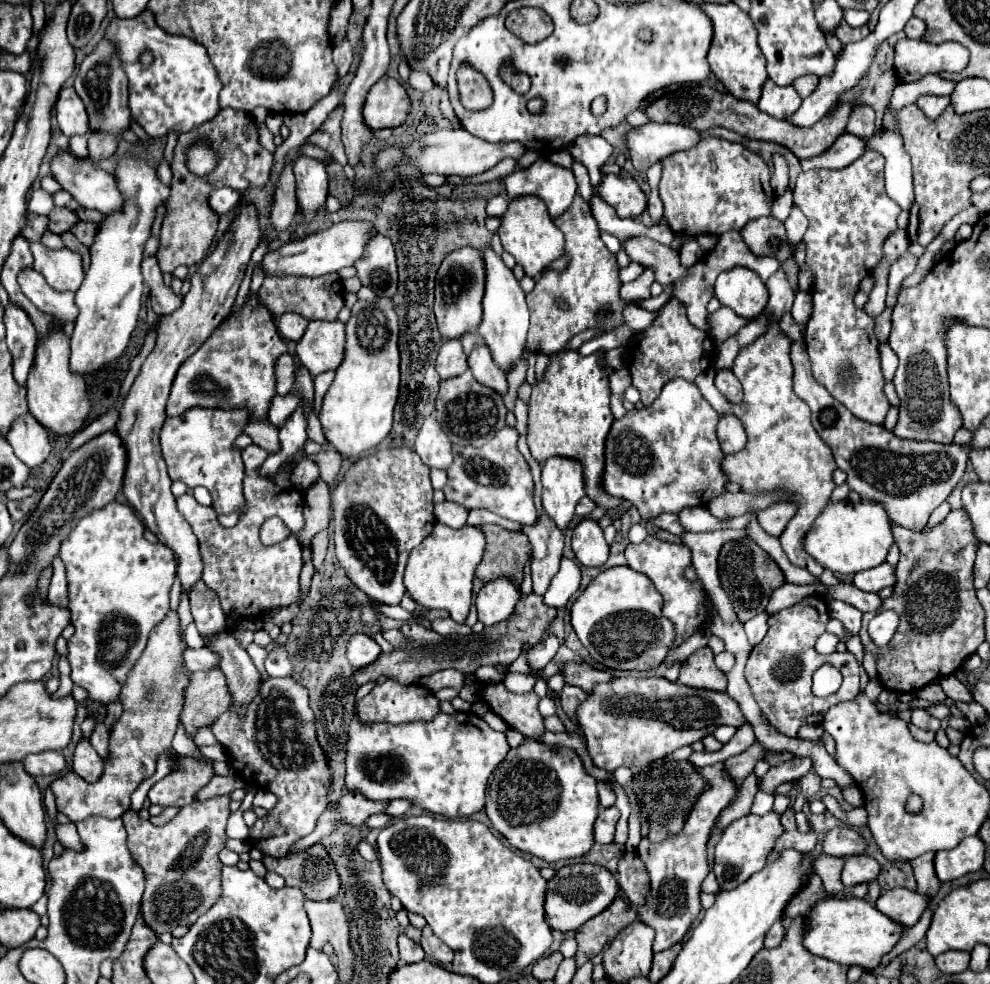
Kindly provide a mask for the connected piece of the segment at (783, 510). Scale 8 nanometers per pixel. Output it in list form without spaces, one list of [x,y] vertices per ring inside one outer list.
[[[778,502],[778,504],[772,504],[760,512],[756,512],[758,516],[758,524],[772,536],[780,536],[780,532],[784,532],[788,520],[792,518],[792,512],[794,512],[794,506],[788,504],[788,502]]]

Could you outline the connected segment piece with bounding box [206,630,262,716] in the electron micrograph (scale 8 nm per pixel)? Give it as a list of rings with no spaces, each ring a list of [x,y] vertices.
[[[224,630],[206,646],[222,656],[220,670],[224,672],[228,690],[232,694],[230,708],[236,708],[238,716],[244,716],[248,704],[256,698],[256,692],[260,692],[260,684],[262,684],[260,672],[256,670],[248,652],[238,646],[230,630]]]

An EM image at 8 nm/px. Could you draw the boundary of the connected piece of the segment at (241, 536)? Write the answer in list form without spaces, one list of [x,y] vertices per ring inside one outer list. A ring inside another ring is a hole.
[[[250,444],[244,450],[244,496],[248,502],[248,512],[234,528],[224,528],[218,522],[216,512],[198,504],[192,494],[186,492],[176,498],[178,512],[190,524],[200,542],[200,552],[204,558],[202,580],[218,594],[226,616],[236,614],[240,618],[262,618],[266,612],[280,606],[290,606],[298,600],[298,576],[302,570],[302,544],[298,540],[298,532],[304,528],[304,494],[292,484],[290,472],[284,468],[270,476],[260,474],[260,466],[268,456],[270,454],[256,444]],[[272,516],[278,516],[290,534],[278,544],[264,546],[260,542],[260,526]]]

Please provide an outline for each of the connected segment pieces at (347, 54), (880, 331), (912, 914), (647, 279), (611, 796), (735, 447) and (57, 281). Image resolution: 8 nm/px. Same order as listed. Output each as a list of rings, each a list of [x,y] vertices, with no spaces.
[[[344,36],[344,40],[338,46],[334,46],[334,62],[336,62],[338,74],[342,78],[348,72],[350,62],[352,62],[352,46],[350,46],[350,42],[348,42],[346,36]]]
[[[886,308],[886,310],[876,318],[874,332],[876,332],[878,342],[886,342],[886,340],[888,340],[888,336],[890,336],[890,314],[892,314],[892,310],[890,310],[890,308]]]
[[[892,888],[876,900],[876,908],[890,920],[896,920],[896,924],[900,924],[902,928],[914,926],[926,904],[928,902],[924,900],[924,896],[906,888]]]
[[[645,268],[644,272],[636,280],[621,286],[620,296],[622,300],[630,302],[637,298],[650,298],[650,289],[654,281],[654,272],[651,268]]]
[[[602,784],[598,785],[598,798],[600,804],[604,806],[604,808],[608,808],[608,806],[612,806],[612,804],[616,802],[616,795],[614,792]]]
[[[728,414],[728,416],[720,418],[720,422],[718,422],[718,440],[720,440],[722,450],[726,454],[734,454],[734,452],[744,448],[746,432],[744,432],[744,424],[740,422],[738,416]]]
[[[30,242],[30,250],[34,256],[34,270],[40,272],[46,282],[58,292],[76,292],[82,284],[82,260],[76,252],[62,248],[50,250],[40,242]]]

